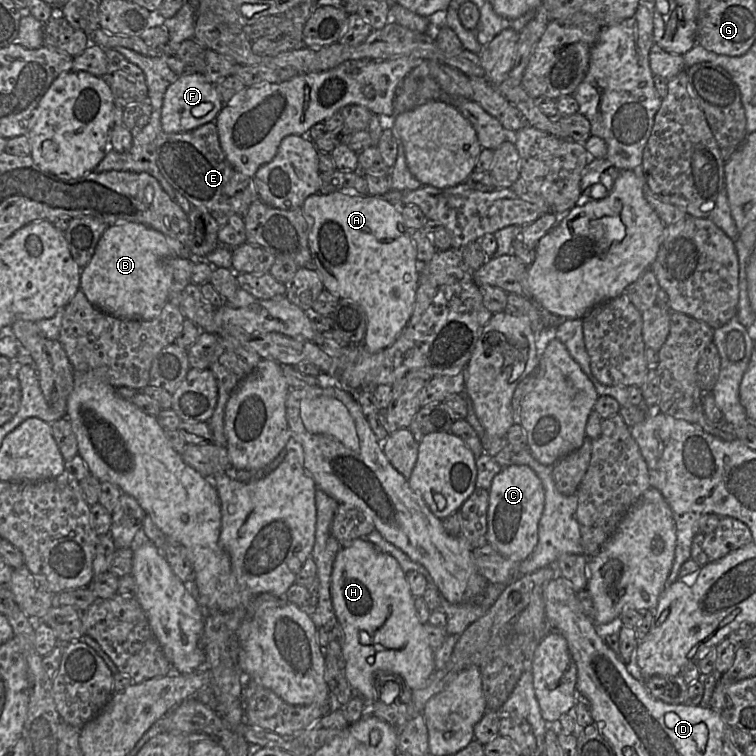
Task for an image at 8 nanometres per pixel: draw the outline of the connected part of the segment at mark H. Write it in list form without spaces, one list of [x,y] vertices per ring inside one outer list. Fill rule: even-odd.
[[[365,538],[353,540],[348,546],[340,548],[333,563],[331,576],[331,597],[338,623],[343,629],[341,659],[346,679],[355,692],[365,702],[379,699],[379,685],[386,679],[395,680],[411,690],[426,686],[435,672],[434,650],[425,640],[423,625],[417,617],[414,599],[406,575],[398,562],[389,554],[381,551]],[[361,631],[367,631],[372,644],[363,645],[359,641]]]

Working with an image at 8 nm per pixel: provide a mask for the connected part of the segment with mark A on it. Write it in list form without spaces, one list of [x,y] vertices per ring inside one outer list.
[[[342,189],[329,194],[310,195],[302,210],[308,224],[308,244],[324,288],[340,298],[350,298],[360,304],[367,316],[367,328],[362,346],[377,353],[393,344],[408,324],[416,301],[420,278],[420,263],[412,239],[412,231],[404,223],[401,211],[381,196],[359,194]]]

